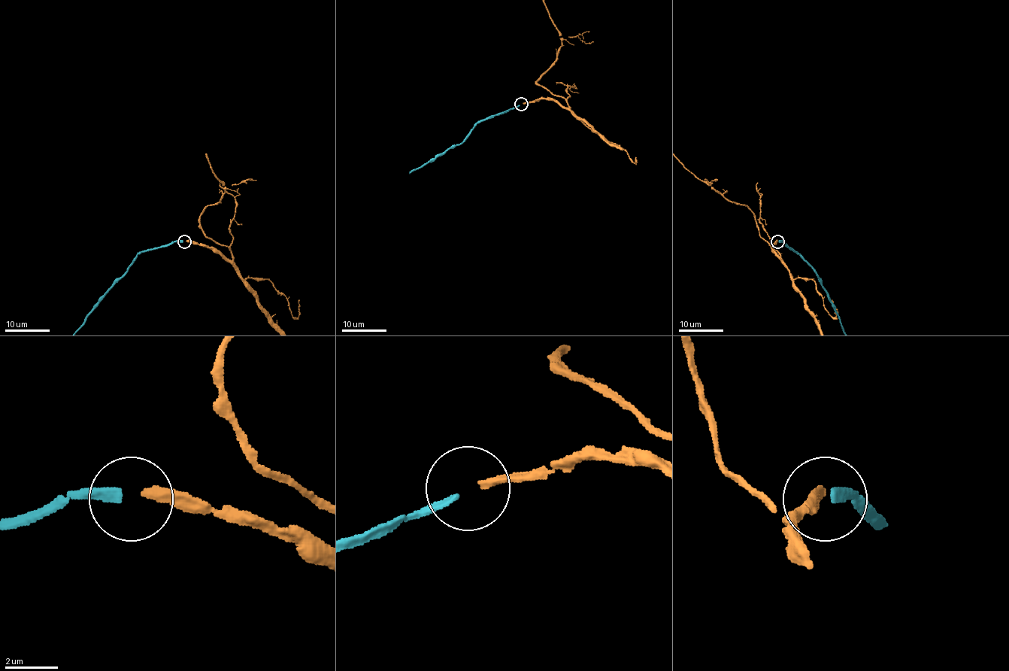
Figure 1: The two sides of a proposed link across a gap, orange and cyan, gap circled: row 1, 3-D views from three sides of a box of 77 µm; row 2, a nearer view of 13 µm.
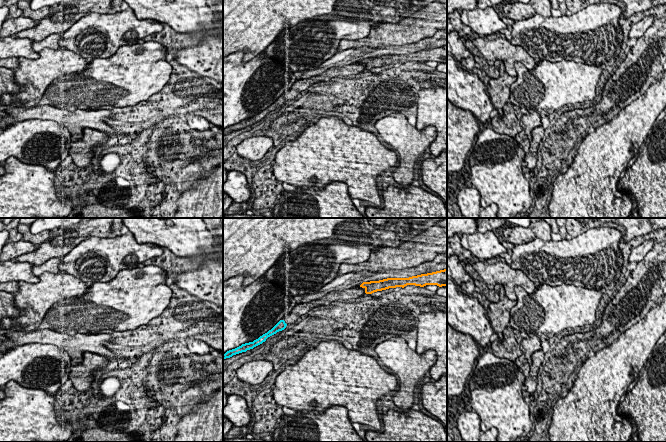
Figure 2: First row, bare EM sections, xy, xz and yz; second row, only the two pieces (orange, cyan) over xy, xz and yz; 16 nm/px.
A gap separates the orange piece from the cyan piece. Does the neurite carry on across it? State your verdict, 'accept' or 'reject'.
reject

